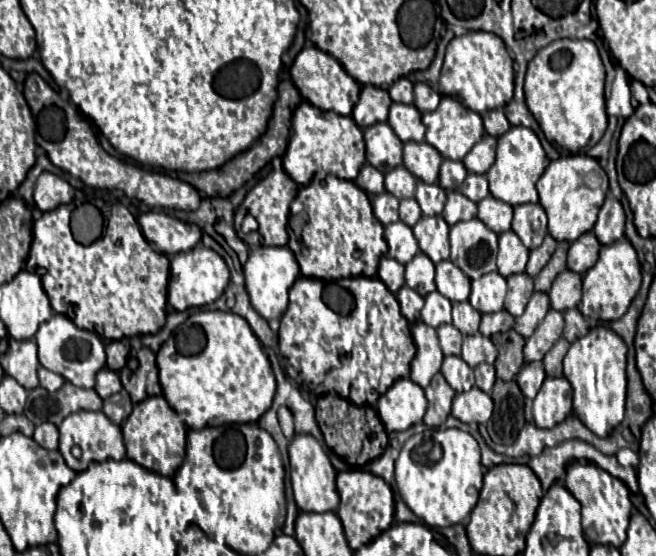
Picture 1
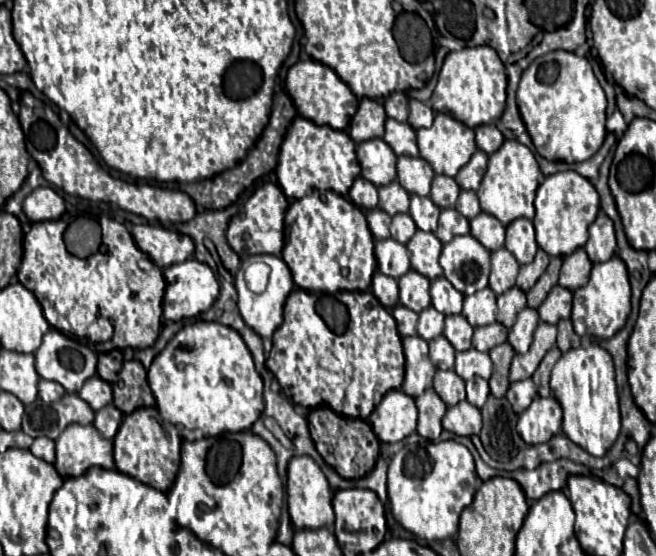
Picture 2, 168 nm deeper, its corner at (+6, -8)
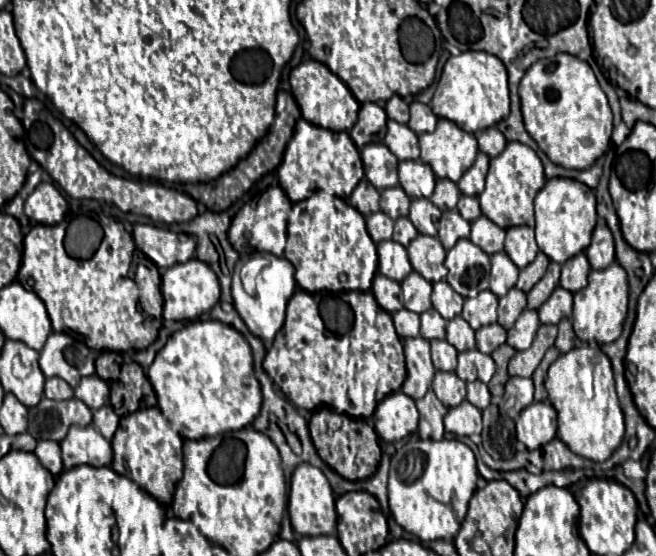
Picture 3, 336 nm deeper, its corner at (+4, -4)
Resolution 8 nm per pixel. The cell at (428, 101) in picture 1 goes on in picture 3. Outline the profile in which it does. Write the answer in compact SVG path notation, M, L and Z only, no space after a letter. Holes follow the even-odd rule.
M412 102L410 104L410 122L408 126L416 132L416 134L422 134L422 132L432 132L436 128L436 114L432 112L432 108L428 104L422 104L422 102Z

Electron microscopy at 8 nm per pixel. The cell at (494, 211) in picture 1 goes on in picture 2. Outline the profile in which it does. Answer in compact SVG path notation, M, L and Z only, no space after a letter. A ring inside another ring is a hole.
M480 212L470 220L470 234L488 250L494 252L504 246L504 226L490 214Z

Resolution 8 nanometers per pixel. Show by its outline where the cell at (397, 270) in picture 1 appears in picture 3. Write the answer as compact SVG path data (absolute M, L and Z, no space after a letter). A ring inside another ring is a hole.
M376 274L374 284L372 284L372 294L376 296L376 302L386 310L386 312L398 312L402 308L400 302L400 282L390 280L386 276Z

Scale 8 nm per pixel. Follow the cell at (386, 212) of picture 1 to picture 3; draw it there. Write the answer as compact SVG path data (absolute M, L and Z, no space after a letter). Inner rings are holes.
M374 212L372 216L366 216L366 228L368 228L368 234L370 234L370 238L374 242L390 240L392 238L394 220L384 212Z

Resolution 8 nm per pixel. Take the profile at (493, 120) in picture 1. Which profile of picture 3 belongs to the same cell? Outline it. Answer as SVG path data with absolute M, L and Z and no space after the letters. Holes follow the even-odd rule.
M490 126L490 128L482 130L482 132L478 132L476 138L478 138L480 152L488 154L490 158L498 156L504 150L504 146L506 146L506 138L504 138L504 134L496 126Z

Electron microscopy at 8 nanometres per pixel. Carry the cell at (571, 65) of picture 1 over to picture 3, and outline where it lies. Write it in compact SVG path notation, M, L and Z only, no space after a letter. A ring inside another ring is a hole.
M566 52L534 62L520 81L520 102L528 134L554 164L582 170L606 152L612 110L588 62Z

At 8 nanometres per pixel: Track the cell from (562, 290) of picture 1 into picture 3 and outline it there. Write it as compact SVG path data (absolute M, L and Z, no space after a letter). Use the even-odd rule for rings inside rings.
M558 286L552 296L538 308L538 316L542 324L558 324L562 318L570 318L572 314L572 292Z

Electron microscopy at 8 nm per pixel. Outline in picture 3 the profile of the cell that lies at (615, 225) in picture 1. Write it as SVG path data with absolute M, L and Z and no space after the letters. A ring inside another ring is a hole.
M602 218L592 232L592 242L586 248L586 256L592 268L606 268L614 262L614 238Z

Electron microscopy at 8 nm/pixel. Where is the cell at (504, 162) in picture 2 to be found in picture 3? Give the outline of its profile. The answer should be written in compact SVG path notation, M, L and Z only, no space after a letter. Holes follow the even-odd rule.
M508 142L506 148L490 160L490 170L486 176L486 188L478 194L482 214L496 222L500 228L512 226L534 226L534 208L532 200L536 192L546 184L546 176L542 170L542 162L538 154L520 142Z

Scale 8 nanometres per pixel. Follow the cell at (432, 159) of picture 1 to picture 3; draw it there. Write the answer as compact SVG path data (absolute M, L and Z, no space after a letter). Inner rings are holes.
M404 160L398 164L400 186L412 198L430 198L434 190L436 176L428 164L422 160Z

